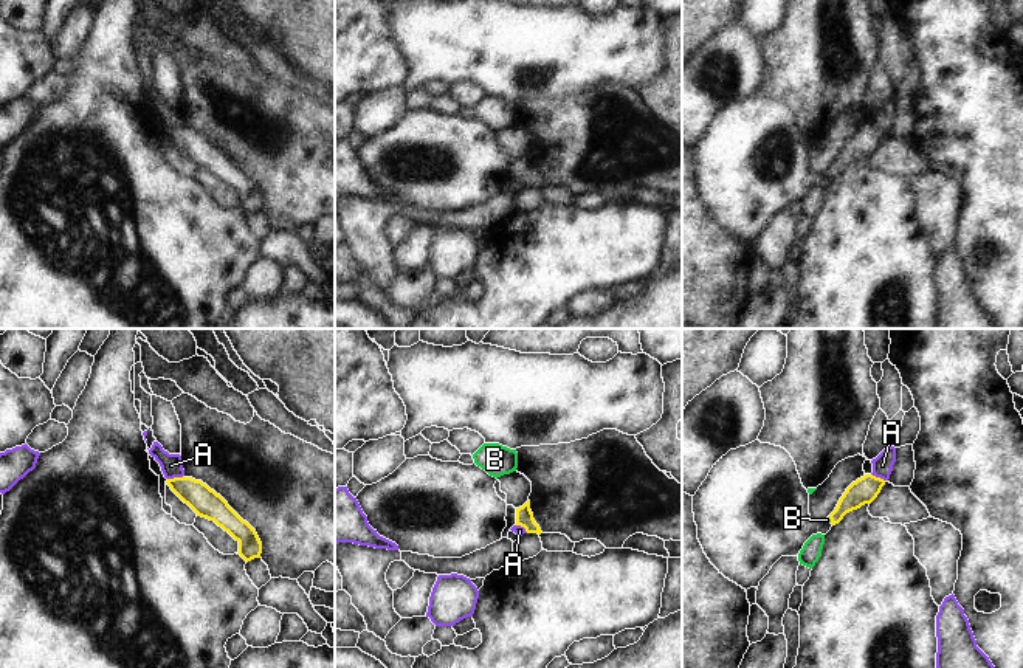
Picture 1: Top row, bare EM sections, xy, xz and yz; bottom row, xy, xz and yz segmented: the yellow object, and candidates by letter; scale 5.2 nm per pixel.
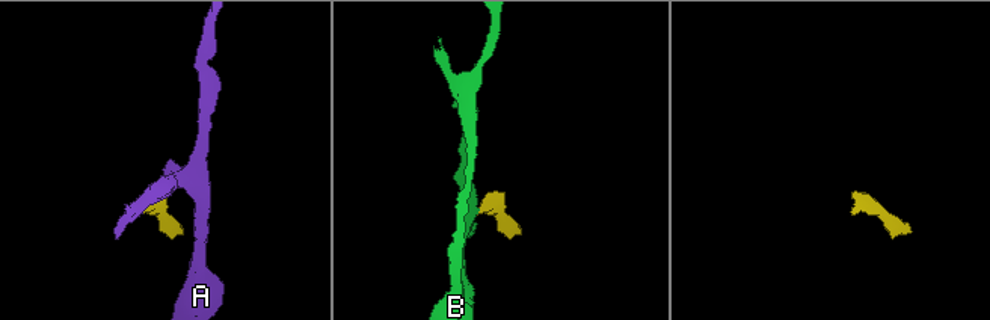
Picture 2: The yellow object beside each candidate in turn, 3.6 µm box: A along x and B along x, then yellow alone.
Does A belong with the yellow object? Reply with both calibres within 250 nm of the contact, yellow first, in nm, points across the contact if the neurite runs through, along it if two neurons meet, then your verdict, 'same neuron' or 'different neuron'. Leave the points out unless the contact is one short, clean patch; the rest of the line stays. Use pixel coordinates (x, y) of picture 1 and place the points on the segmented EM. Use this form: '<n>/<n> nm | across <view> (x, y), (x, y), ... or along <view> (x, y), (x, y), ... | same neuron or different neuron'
150/110 nm | along xy (183, 475), (168, 479) | different neuron

